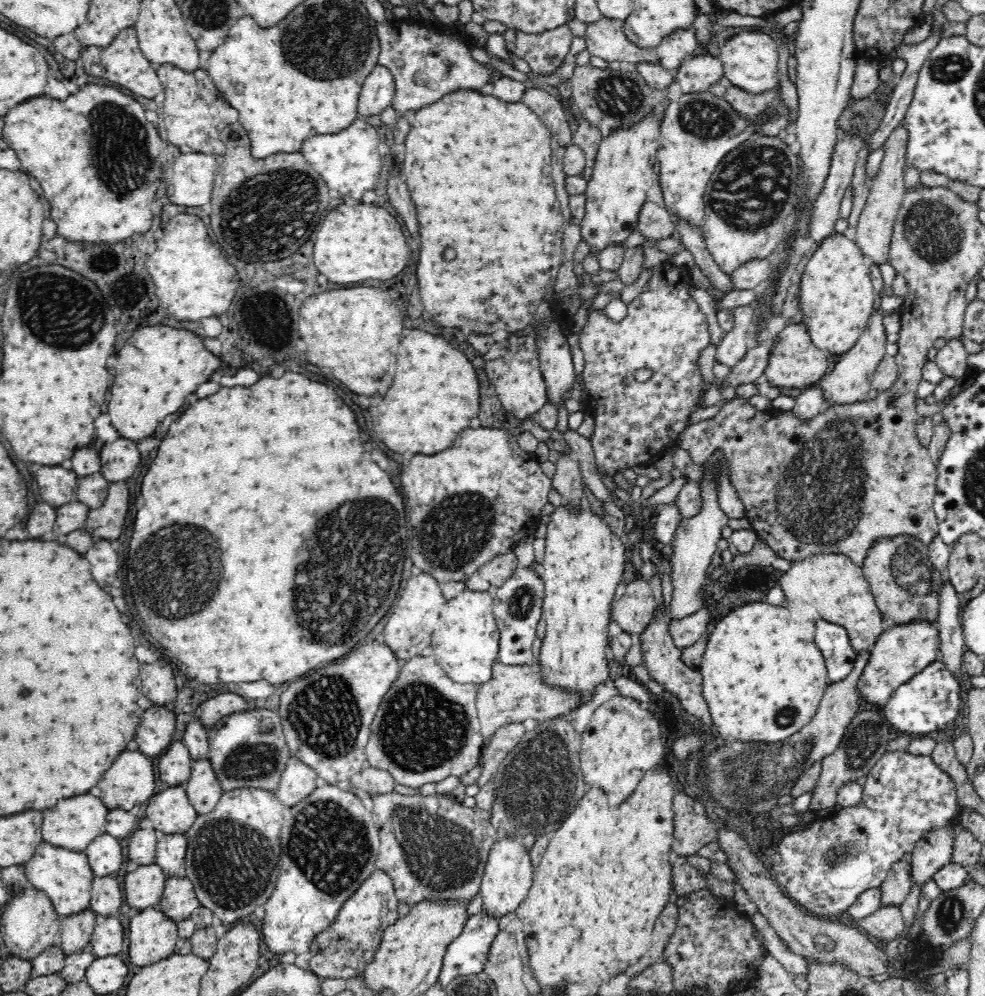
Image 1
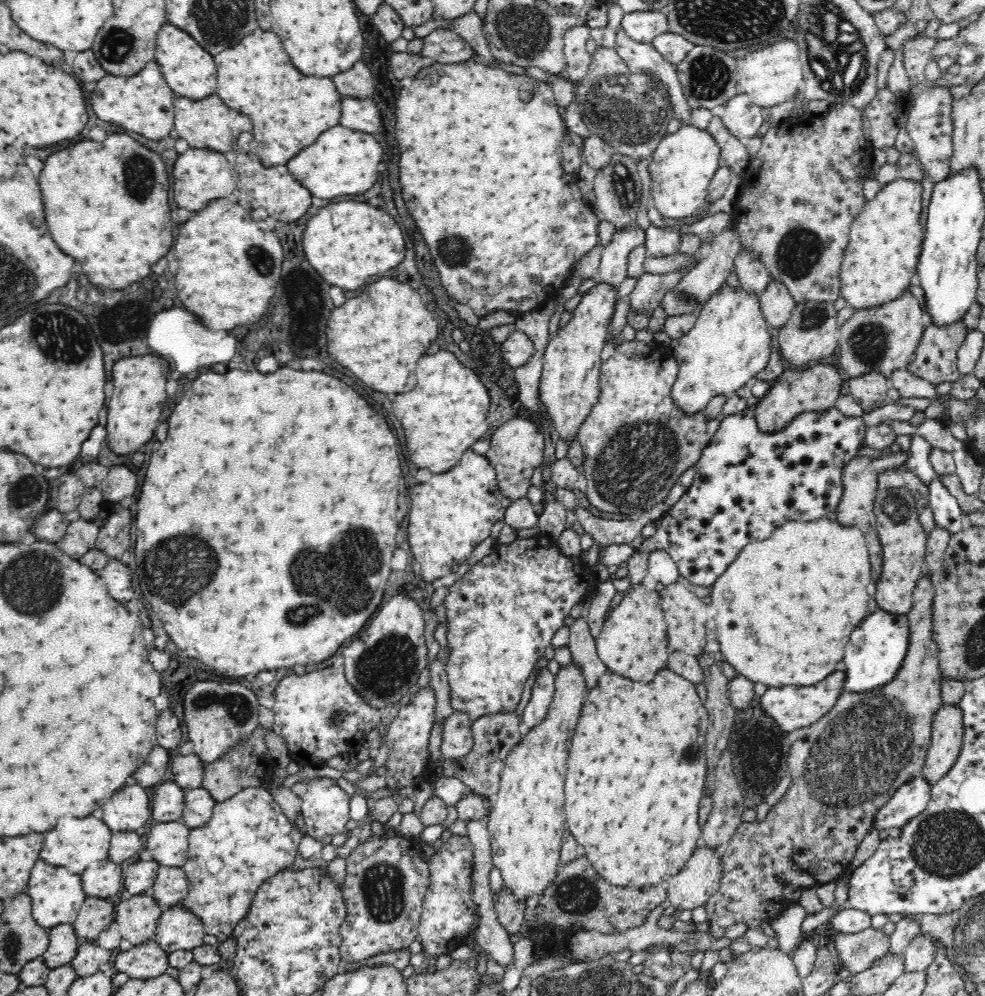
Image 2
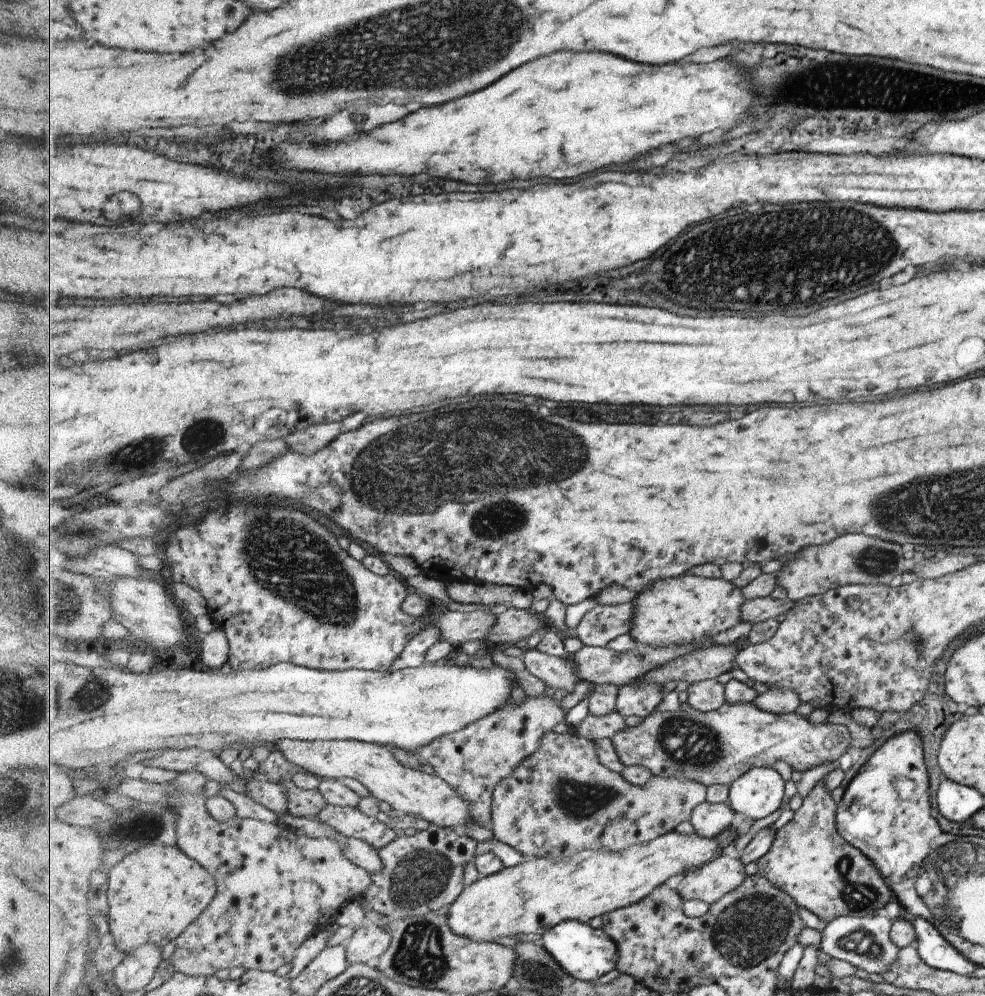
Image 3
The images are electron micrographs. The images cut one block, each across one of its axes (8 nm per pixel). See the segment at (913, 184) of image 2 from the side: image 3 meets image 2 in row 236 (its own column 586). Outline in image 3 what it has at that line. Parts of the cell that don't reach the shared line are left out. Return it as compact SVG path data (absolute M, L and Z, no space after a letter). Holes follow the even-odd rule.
M725 829L716 837L704 837L699 833L681 834L671 831L653 842L630 846L626 851L608 849L578 852L572 857L555 859L554 857L529 858L521 865L505 867L495 874L479 878L465 887L459 898L449 907L449 924L457 935L472 938L474 941L493 943L501 936L516 934L540 934L559 923L578 920L588 923L595 916L602 917L614 910L631 906L649 896L657 887L665 885L671 876L683 875L687 870L705 867L707 863L723 854L723 850L737 842L737 832Z

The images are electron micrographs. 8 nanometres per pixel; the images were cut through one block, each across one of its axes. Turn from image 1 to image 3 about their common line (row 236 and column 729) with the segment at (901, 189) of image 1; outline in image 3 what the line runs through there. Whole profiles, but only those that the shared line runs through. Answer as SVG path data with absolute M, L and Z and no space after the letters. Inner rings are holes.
M721 855L705 867L684 875L676 889L685 902L699 899L712 905L743 884L748 877L745 865L741 859Z

